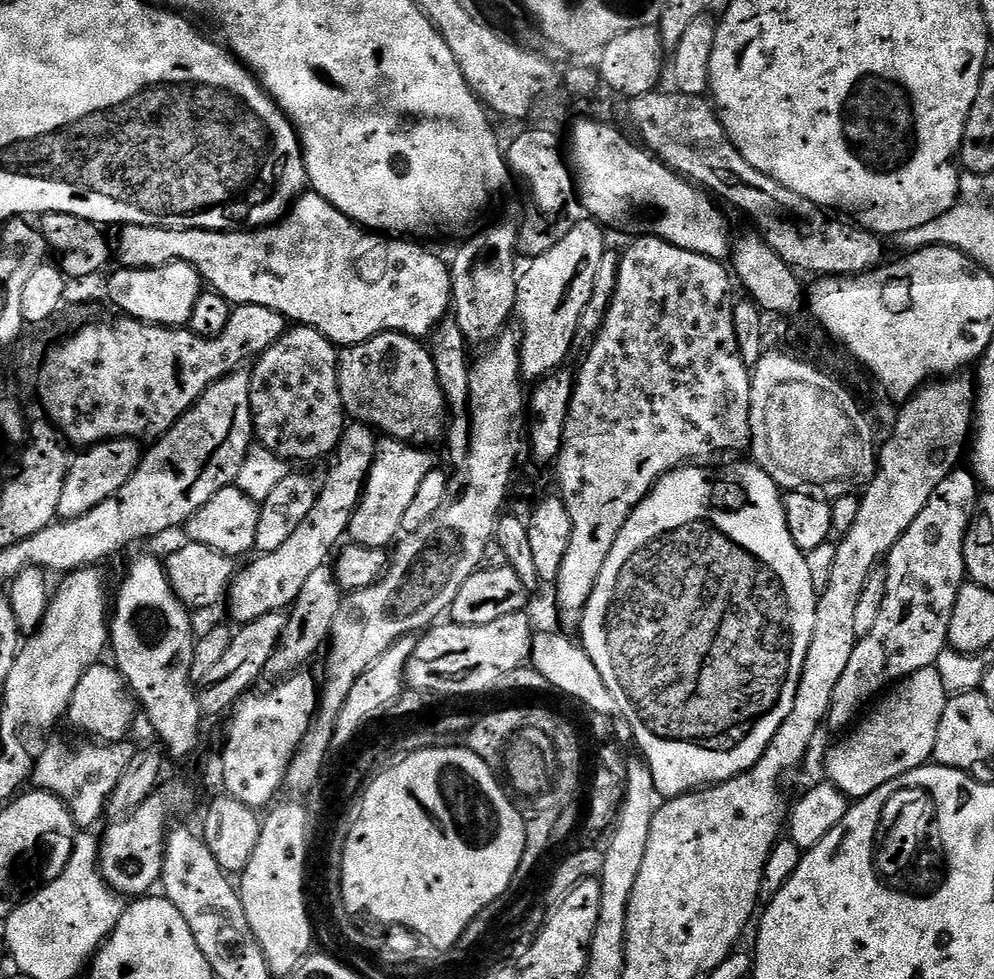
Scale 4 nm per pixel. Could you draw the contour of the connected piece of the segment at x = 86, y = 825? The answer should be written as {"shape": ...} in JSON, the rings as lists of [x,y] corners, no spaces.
{"shape":[[[104,742],[88,743],[92,744],[80,744],[77,748],[49,743],[36,757],[36,767],[30,777],[39,791],[53,792],[67,806],[80,830],[91,829],[91,824],[105,819],[110,794],[118,782],[122,782],[122,774],[126,774],[134,755],[134,748],[128,742],[116,742],[111,746]]]}

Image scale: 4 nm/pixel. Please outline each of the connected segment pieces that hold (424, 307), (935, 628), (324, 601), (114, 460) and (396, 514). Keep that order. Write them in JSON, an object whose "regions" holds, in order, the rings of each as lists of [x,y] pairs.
{"regions":[[[[305,191],[292,206],[291,212],[278,224],[269,224],[266,228],[255,230],[229,230],[227,232],[211,232],[201,228],[159,228],[158,226],[142,226],[141,224],[125,224],[119,229],[120,237],[114,240],[114,260],[117,265],[125,268],[157,268],[166,266],[170,262],[186,262],[198,270],[201,281],[211,291],[217,292],[222,298],[226,298],[232,305],[253,304],[254,306],[266,306],[278,314],[284,316],[285,321],[296,326],[313,328],[318,330],[337,346],[351,346],[366,343],[382,332],[403,332],[415,338],[425,338],[437,331],[440,325],[445,322],[452,308],[452,274],[447,263],[444,264],[432,252],[427,252],[423,248],[423,243],[413,242],[408,238],[393,238],[388,234],[377,234],[352,220],[342,210],[338,210],[326,198],[322,198],[316,192]]],[[[952,471],[939,484],[930,502],[926,502],[922,514],[914,518],[910,530],[906,530],[906,534],[898,538],[898,542],[886,557],[888,581],[882,610],[878,610],[878,618],[874,622],[874,627],[870,629],[870,634],[857,639],[854,654],[850,654],[850,663],[846,665],[842,678],[838,678],[838,686],[834,686],[826,724],[836,732],[842,731],[843,728],[851,729],[861,713],[865,711],[864,704],[870,703],[873,699],[872,704],[885,691],[883,688],[887,684],[895,685],[912,676],[916,671],[935,665],[936,659],[943,654],[948,644],[950,618],[954,614],[958,594],[966,583],[964,541],[970,535],[970,525],[973,523],[974,513],[978,507],[978,491],[976,492],[978,481],[971,471],[960,471]]],[[[325,566],[314,570],[310,574],[306,586],[302,586],[302,594],[287,609],[286,630],[282,630],[282,638],[276,644],[274,654],[270,662],[266,662],[265,673],[272,678],[283,678],[299,669],[307,660],[312,660],[316,656],[316,651],[320,647],[323,649],[329,643],[334,618],[338,618],[340,601],[342,599],[342,589],[336,585],[336,574],[331,567]]],[[[107,440],[105,444],[95,444],[93,448],[81,451],[80,457],[73,459],[68,466],[66,486],[62,486],[62,498],[58,501],[58,517],[74,520],[94,510],[106,498],[118,494],[126,482],[135,474],[142,459],[141,445],[135,440]]],[[[384,438],[379,441],[376,460],[368,471],[364,492],[354,510],[354,518],[350,518],[347,539],[351,543],[382,549],[397,543],[401,535],[402,518],[406,515],[414,494],[418,494],[418,486],[422,486],[426,474],[434,471],[431,454],[423,450],[423,447],[404,440]]]]}

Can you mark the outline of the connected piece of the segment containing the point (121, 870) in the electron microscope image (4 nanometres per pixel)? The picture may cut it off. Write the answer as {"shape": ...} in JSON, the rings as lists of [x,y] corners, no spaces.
{"shape":[[[163,790],[152,793],[152,797],[134,814],[124,820],[109,823],[100,840],[100,872],[113,892],[124,898],[143,898],[161,883],[164,875],[164,845],[166,827],[164,823],[172,812],[172,796]]]}

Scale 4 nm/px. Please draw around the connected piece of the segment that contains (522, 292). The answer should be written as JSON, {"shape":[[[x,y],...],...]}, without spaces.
{"shape":[[[587,223],[569,227],[553,248],[531,257],[527,261],[528,269],[519,273],[514,316],[517,321],[520,319],[522,333],[520,370],[529,381],[539,381],[557,371],[572,343],[577,343],[582,312],[594,294],[594,282],[606,251],[605,229],[599,223]]]}

